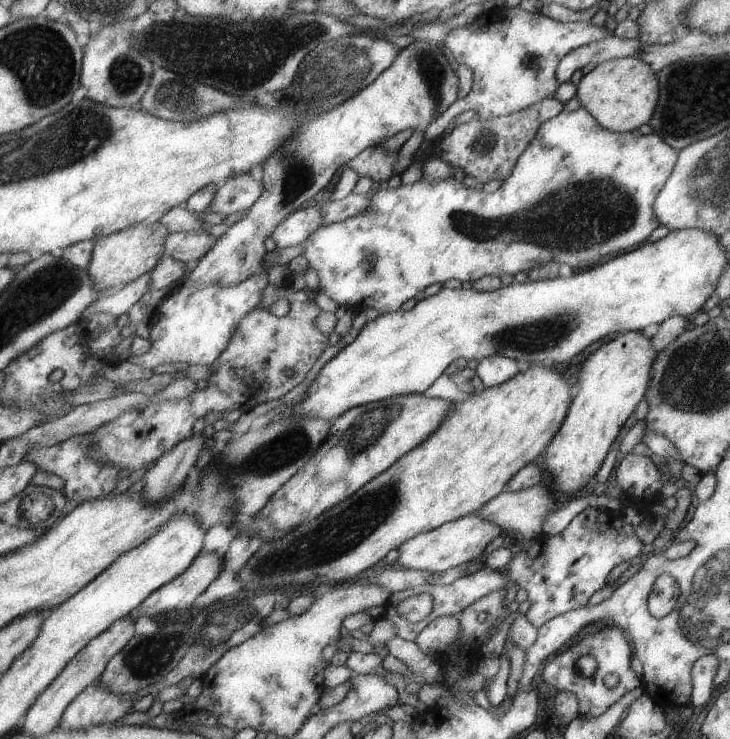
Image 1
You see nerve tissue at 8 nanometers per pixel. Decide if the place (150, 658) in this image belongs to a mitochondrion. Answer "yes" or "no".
yes

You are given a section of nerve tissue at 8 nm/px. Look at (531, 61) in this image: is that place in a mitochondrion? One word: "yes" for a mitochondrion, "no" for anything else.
no

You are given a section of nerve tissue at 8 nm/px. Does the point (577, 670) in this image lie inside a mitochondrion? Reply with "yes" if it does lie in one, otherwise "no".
no

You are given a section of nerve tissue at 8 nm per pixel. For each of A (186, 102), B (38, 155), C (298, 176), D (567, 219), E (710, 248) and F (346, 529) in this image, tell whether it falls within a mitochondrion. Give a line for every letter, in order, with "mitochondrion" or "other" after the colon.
A: mitochondrion
B: mitochondrion
C: mitochondrion
D: mitochondrion
E: other
F: mitochondrion

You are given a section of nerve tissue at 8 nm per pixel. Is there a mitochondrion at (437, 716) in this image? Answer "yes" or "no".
no

